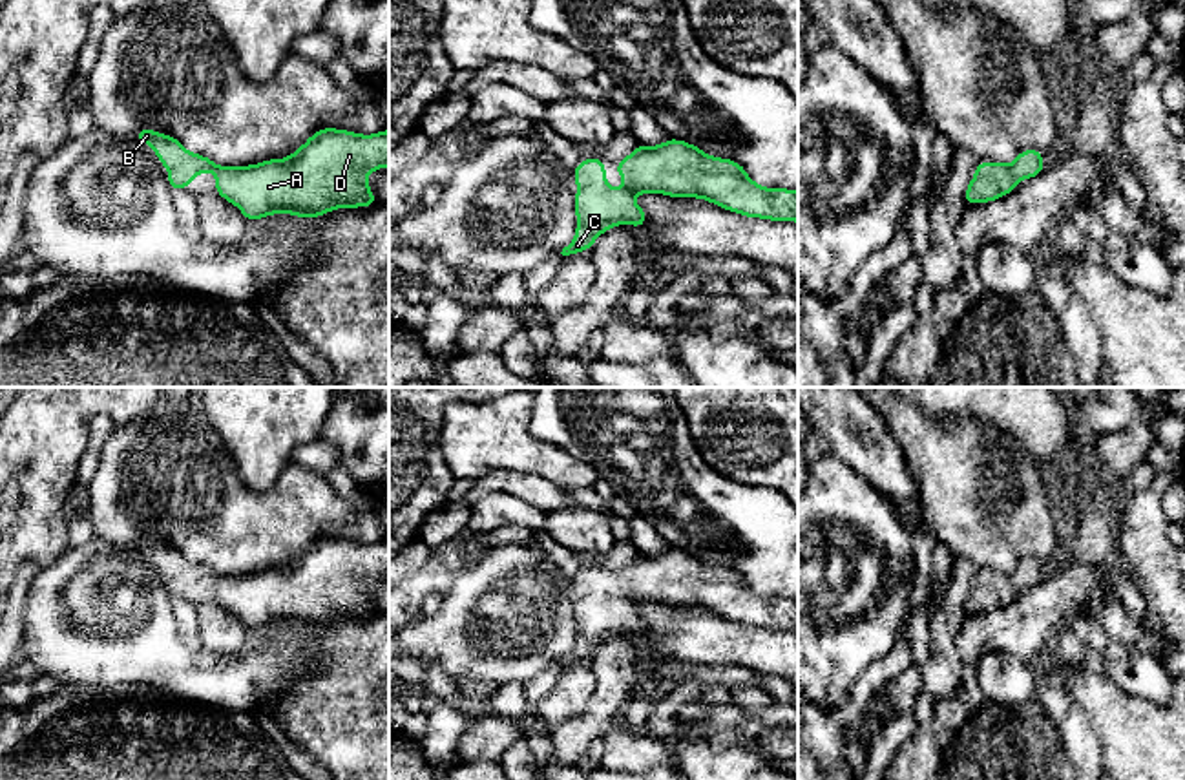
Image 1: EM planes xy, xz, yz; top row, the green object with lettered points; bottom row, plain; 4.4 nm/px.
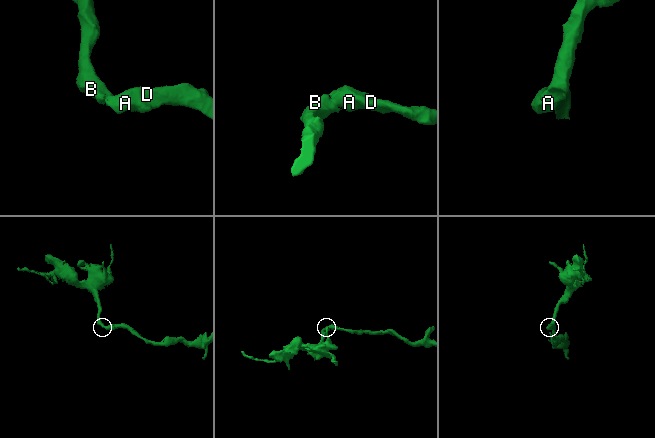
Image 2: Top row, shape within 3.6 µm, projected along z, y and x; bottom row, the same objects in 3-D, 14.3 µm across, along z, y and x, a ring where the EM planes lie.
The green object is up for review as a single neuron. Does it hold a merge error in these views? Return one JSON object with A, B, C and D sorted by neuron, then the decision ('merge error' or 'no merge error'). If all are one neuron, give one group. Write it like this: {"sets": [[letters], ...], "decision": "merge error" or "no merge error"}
{"sets": [["A", "B", "C", "D"]], "decision": "no merge error"}

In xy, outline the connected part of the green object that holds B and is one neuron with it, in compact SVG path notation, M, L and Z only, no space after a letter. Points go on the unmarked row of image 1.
M148 537L139 539L133 546L153 557L159 572L168 577L166 590L173 599L184 599L201 581L214 581L215 603L236 614L248 632L272 623L310 628L343 616L372 616L378 610L369 597L367 585L378 577L389 577L389 539L362 544L321 537L292 564L250 575L219 575L204 564L190 563L175 546Z

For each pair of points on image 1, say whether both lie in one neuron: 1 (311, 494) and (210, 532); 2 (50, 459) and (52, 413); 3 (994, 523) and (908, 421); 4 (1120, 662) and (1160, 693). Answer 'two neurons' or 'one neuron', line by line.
1: one neuron
2: one neuron
3: one neuron
4: one neuron

